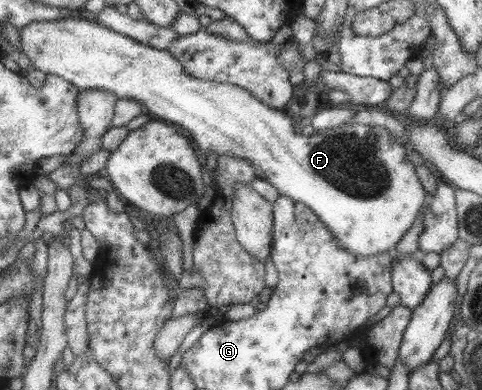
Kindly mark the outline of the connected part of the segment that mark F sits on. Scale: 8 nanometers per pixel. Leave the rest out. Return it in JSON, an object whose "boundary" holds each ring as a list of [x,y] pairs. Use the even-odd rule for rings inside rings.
{"boundary":[[[74,16],[65,18],[59,18],[49,21],[36,21],[26,23],[23,27],[18,28],[19,33],[19,53],[22,53],[31,62],[32,68],[38,69],[46,74],[57,75],[72,83],[79,90],[84,89],[104,89],[110,91],[117,99],[129,98],[137,100],[142,106],[145,106],[147,111],[153,113],[155,117],[159,117],[159,120],[169,121],[169,123],[177,123],[181,132],[190,133],[197,144],[198,152],[204,153],[205,156],[209,154],[215,154],[217,157],[221,155],[229,155],[229,157],[237,157],[237,159],[245,159],[249,161],[249,165],[253,167],[256,177],[261,177],[265,181],[269,181],[277,193],[281,193],[283,197],[287,199],[293,199],[293,201],[303,203],[305,207],[309,207],[317,219],[331,231],[331,235],[338,239],[340,246],[350,251],[356,256],[370,256],[379,254],[381,252],[390,252],[396,243],[403,238],[403,235],[409,230],[409,227],[413,224],[413,221],[417,219],[419,210],[423,207],[425,191],[419,183],[419,179],[415,173],[415,167],[413,163],[405,157],[405,149],[399,142],[395,142],[391,138],[391,134],[385,130],[382,126],[366,126],[365,128],[360,124],[350,125],[349,123],[341,124],[331,129],[325,129],[313,133],[311,135],[302,135],[297,133],[292,128],[291,118],[286,114],[284,109],[273,109],[267,107],[264,103],[261,103],[257,98],[250,94],[250,91],[243,89],[237,85],[231,85],[230,83],[221,83],[220,81],[211,81],[210,79],[197,79],[187,75],[181,64],[165,49],[158,50],[153,47],[137,43],[133,39],[129,39],[126,35],[121,35],[111,28],[107,29],[102,25],[99,25],[96,21],[88,21],[87,19],[81,19]]]}

